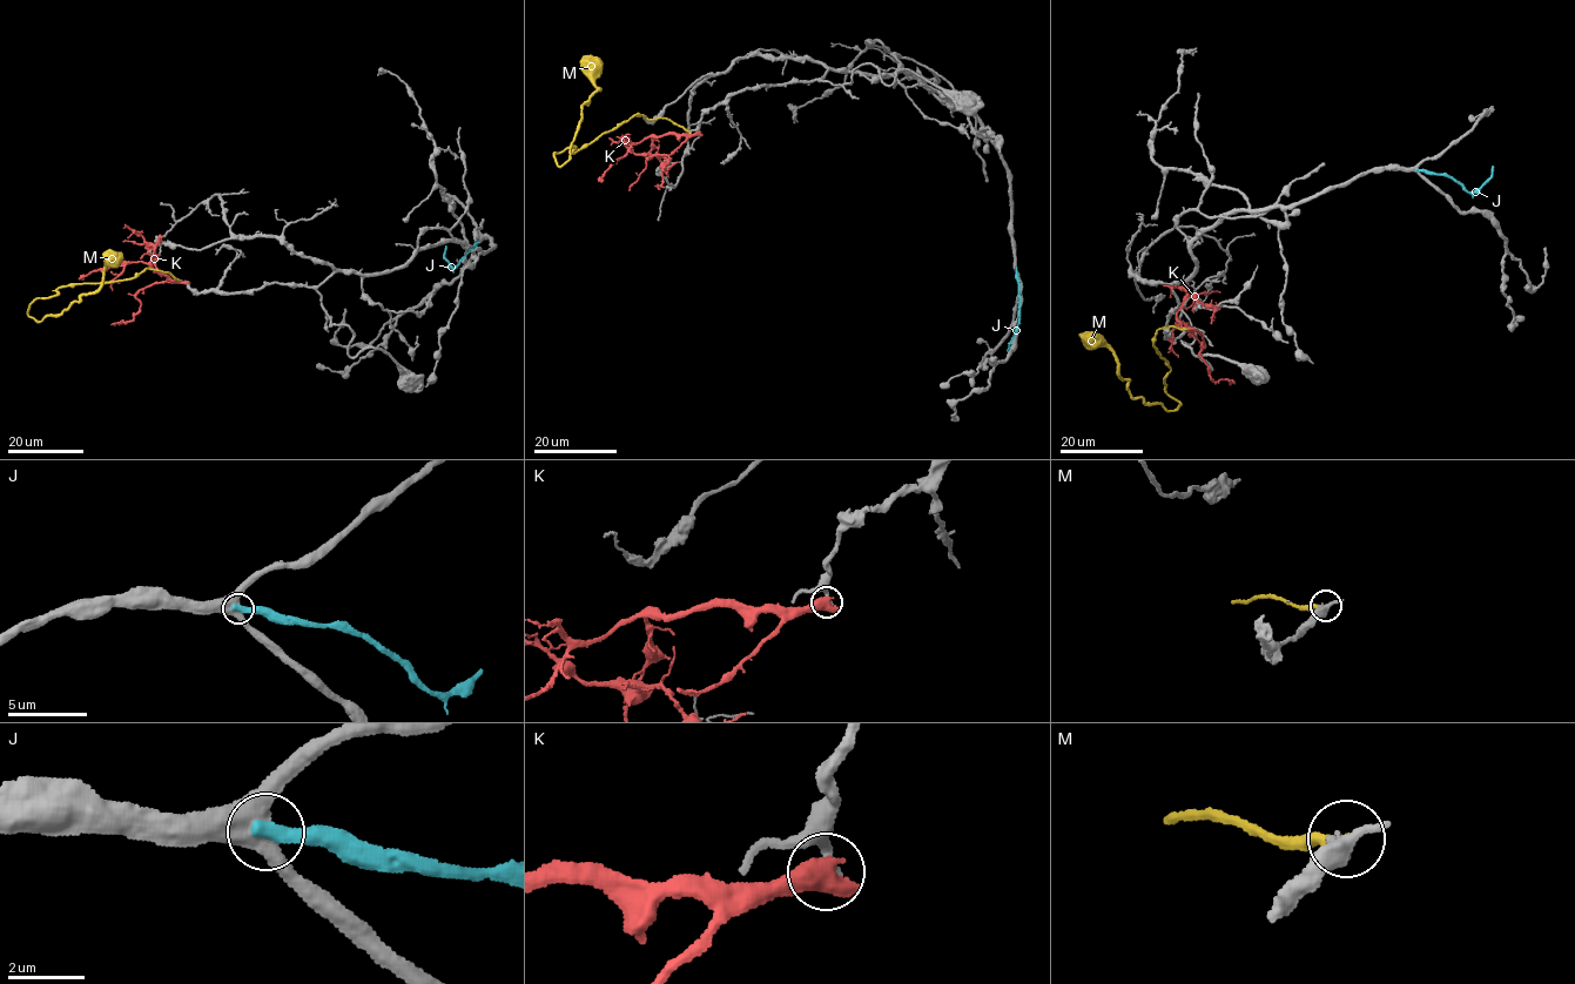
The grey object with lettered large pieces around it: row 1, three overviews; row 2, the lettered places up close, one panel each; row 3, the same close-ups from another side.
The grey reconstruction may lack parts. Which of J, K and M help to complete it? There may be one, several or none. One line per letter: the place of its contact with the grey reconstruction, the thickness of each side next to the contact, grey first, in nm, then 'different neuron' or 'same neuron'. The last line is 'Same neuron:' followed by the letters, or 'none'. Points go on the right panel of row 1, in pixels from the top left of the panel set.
J: contact (1418, 169); calibres 440 and 360 nm; different neuron
K: contact (1191, 328); calibres 300 and 700 nm; different neuron
M: contact (1188, 329); calibres 200 and 260 nm; different neuron
Same neuron: none

